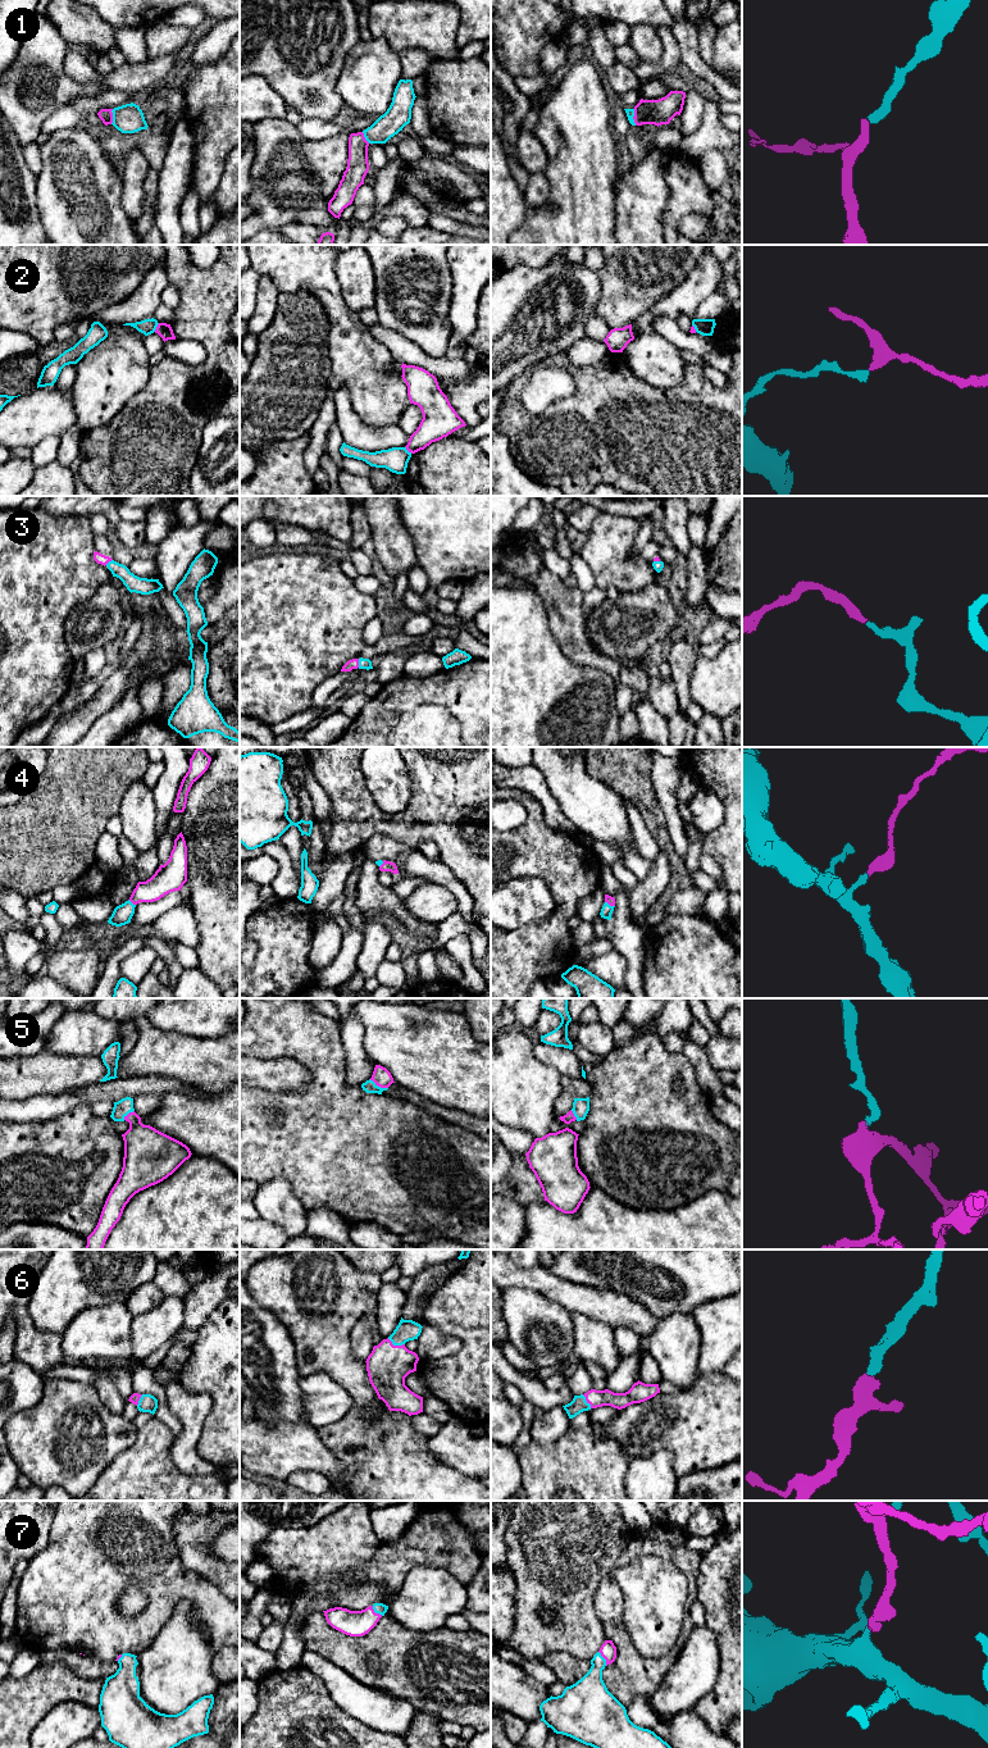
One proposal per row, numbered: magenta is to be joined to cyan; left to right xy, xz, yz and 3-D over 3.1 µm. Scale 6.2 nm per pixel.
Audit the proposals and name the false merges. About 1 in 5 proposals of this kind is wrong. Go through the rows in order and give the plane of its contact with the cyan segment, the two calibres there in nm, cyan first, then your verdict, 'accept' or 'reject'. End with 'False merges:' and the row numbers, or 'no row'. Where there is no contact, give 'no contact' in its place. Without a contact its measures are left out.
1: yz | 50/160 nm | accept
2: xy | 90/90 nm | reject
3: xz | 60/60 nm | accept
4: xy | 120/160 nm | accept
5: xz | 80/120 nm | accept
6: xz | 130/260 nm | accept
7: yz | 240/100 nm | accept
False merges: 2

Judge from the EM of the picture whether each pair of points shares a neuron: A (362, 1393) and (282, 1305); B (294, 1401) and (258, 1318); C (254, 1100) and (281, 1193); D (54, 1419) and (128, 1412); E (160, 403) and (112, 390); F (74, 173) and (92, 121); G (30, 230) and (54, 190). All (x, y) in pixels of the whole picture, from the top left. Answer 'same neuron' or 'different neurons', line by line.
A: same neuron
B: same neuron
C: different neurons
D: different neurons
E: different neurons
F: different neurons
G: different neurons

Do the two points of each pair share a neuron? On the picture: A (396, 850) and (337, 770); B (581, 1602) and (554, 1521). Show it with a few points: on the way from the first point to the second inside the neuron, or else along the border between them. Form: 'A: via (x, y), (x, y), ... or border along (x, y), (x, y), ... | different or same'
A: border along (363, 846), (374, 834), (385, 834), (414, 849) | different
B: via (565, 1582), (559, 1566), (559, 1542) | same

